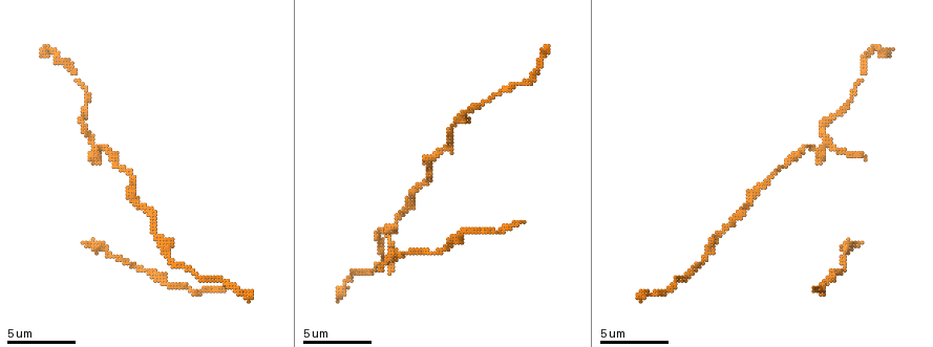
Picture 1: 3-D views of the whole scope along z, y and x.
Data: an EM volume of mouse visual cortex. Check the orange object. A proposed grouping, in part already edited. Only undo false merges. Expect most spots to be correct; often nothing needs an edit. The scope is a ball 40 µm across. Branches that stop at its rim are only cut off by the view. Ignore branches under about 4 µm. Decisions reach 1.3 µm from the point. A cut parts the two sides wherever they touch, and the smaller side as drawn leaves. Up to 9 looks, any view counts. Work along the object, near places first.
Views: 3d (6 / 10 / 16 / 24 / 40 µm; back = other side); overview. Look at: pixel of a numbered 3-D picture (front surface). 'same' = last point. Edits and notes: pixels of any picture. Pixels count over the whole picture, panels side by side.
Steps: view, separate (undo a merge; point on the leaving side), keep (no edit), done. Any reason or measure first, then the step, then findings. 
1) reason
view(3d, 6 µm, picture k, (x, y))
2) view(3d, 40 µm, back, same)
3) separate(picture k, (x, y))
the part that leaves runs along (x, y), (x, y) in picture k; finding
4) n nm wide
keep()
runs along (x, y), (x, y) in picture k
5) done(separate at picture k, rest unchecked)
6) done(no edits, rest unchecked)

looks like a crossing
view(3d, 6 µm, picture 1, (823, 150))

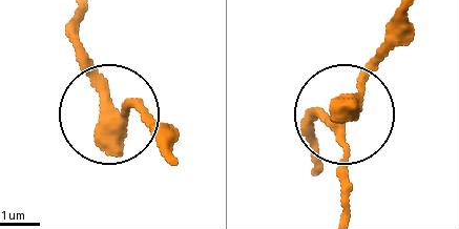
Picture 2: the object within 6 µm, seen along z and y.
380 nm wide
keep()
runs along (150, 119), (138, 105), (107, 109), (101, 73), (67, 25) in picture 2; one neuron here

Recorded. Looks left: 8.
calibre changes
view(3d, 10 µm, picture 1, (399, 255))

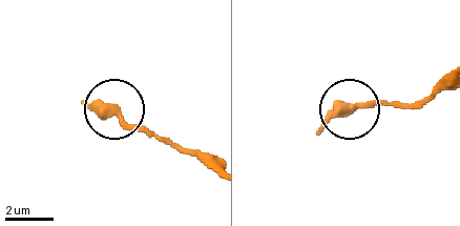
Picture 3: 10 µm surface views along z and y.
keep()
one neuron here

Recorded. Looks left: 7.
thin neck
view(3d, 16 µm, picture 1, (751, 204))

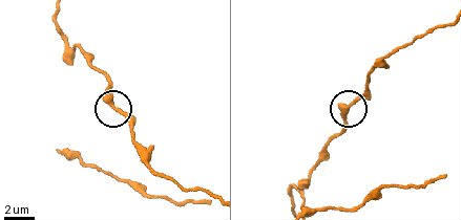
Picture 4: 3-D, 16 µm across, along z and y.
keep()
continuous, no second neuron

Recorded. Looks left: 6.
calibre changes
view(3d, 6 µm, picture 1, (173, 266))

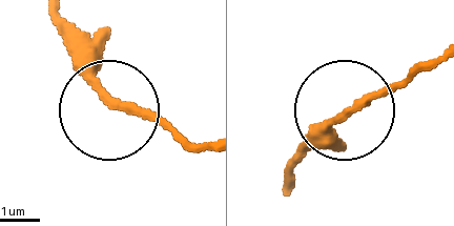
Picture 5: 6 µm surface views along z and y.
keep()
runs along (285, 178), (342, 110), (392, 90), (429, 60) in picture 5; continuous, no second neuron

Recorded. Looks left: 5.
done(no edits, rest unchecked)

